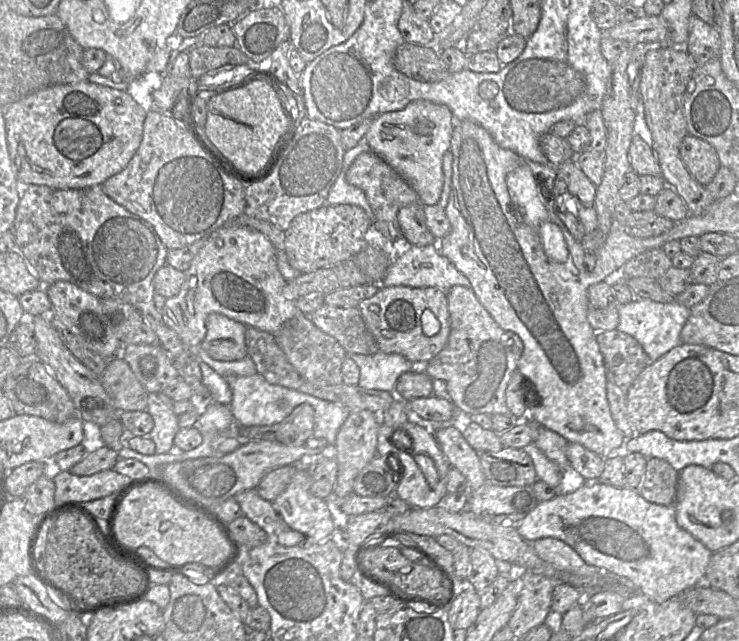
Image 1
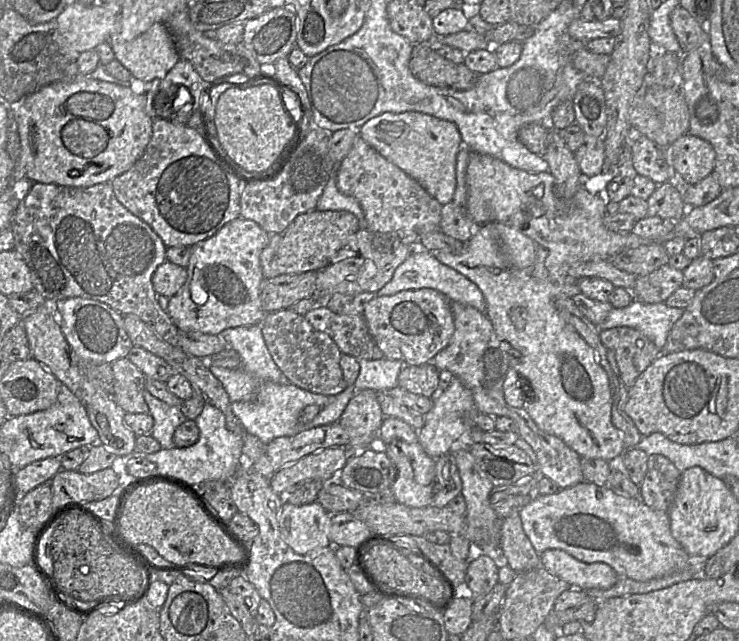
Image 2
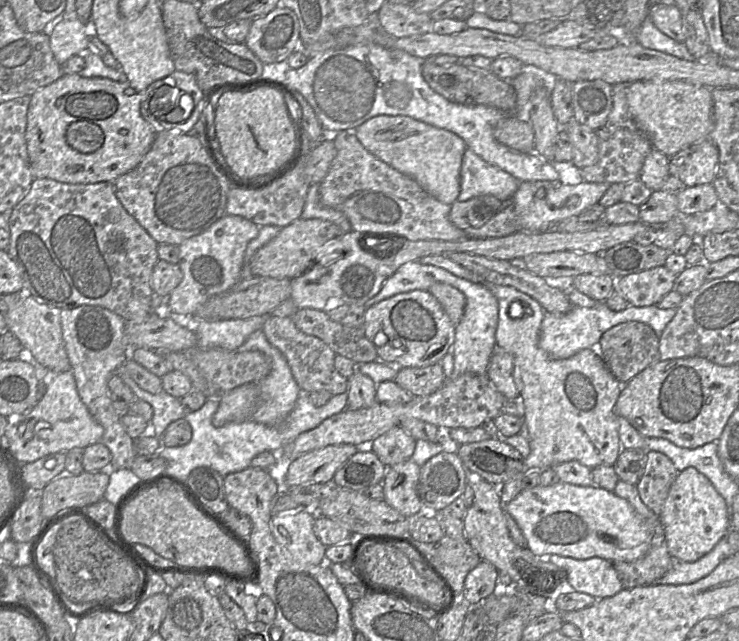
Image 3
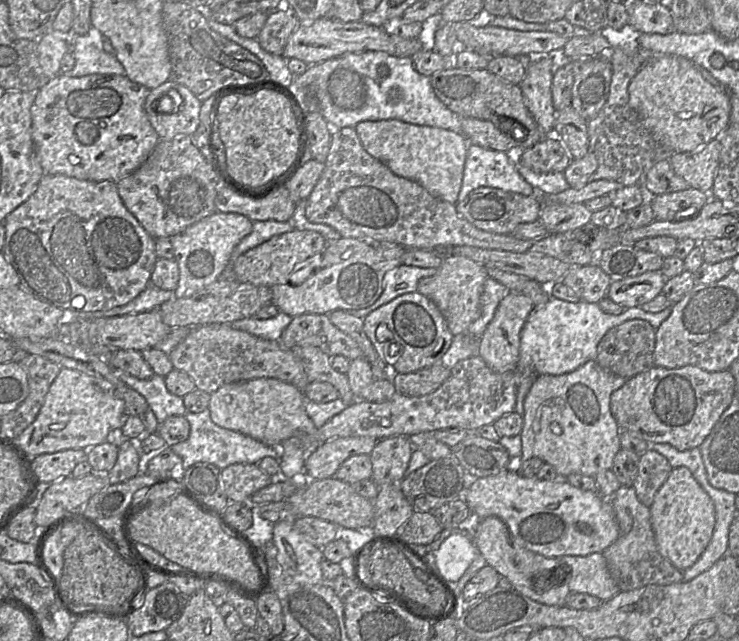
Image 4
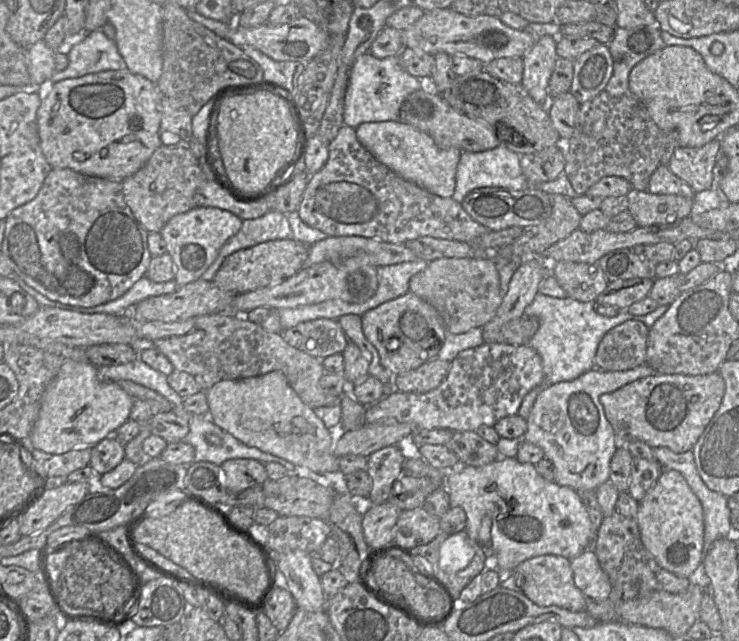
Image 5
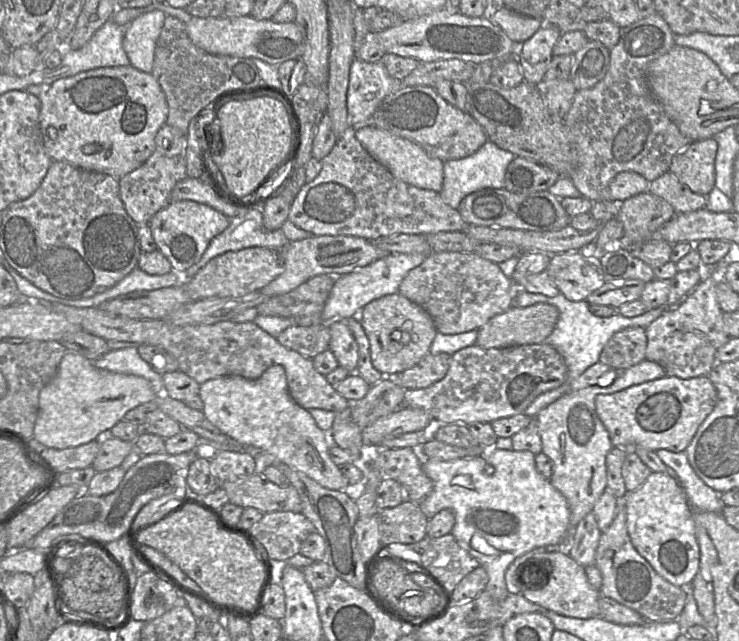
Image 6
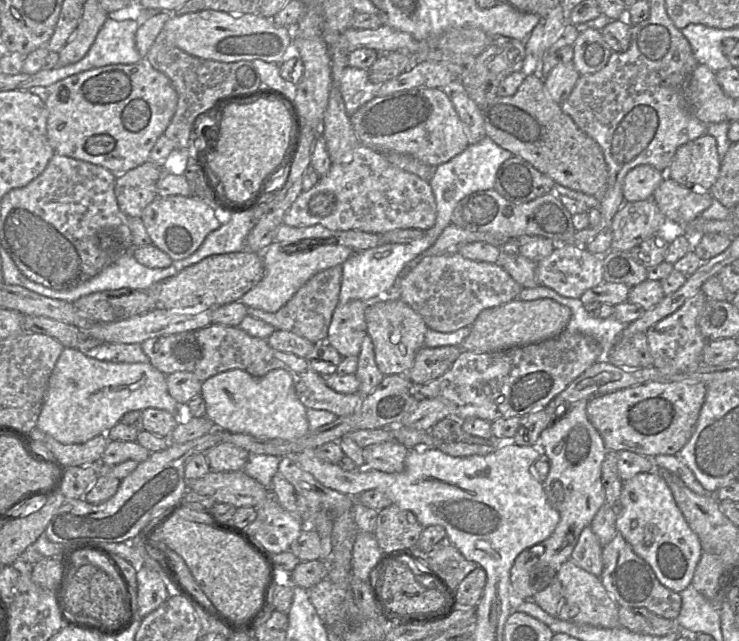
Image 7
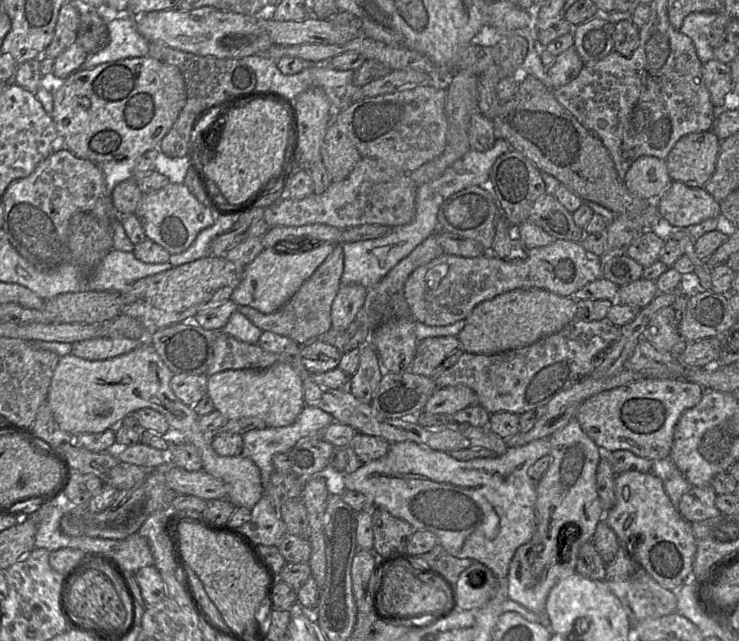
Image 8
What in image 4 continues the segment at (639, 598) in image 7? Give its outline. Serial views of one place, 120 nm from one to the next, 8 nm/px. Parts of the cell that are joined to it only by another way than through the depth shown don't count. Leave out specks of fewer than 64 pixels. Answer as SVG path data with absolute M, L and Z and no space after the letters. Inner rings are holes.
M621 485L609 501L619 526L619 536L602 554L620 591L648 584L670 585L682 582L683 572L659 553L651 524L650 507L640 502L634 487Z

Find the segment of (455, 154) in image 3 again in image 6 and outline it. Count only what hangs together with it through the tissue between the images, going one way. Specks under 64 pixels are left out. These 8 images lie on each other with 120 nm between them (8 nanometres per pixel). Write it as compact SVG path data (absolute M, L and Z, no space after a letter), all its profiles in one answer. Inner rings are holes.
M372 124L355 127L354 133L364 149L397 179L420 189L433 190L438 193L442 190L444 162L429 156L418 144Z

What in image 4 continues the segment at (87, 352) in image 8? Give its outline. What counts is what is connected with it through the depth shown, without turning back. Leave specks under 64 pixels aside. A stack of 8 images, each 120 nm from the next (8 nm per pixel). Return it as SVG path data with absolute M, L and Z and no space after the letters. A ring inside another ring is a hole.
M118 372L118 377L146 399L159 424L170 416L184 416L187 413L183 398L169 392L164 377L154 374L149 379L139 379L124 372Z

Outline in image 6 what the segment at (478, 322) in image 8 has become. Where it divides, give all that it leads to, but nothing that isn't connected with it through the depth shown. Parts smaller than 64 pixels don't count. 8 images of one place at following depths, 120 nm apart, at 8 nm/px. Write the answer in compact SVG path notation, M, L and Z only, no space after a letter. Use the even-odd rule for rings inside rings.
M537 303L524 308L513 305L478 329L476 345L489 349L543 343L554 330L558 317L558 309L550 304Z

